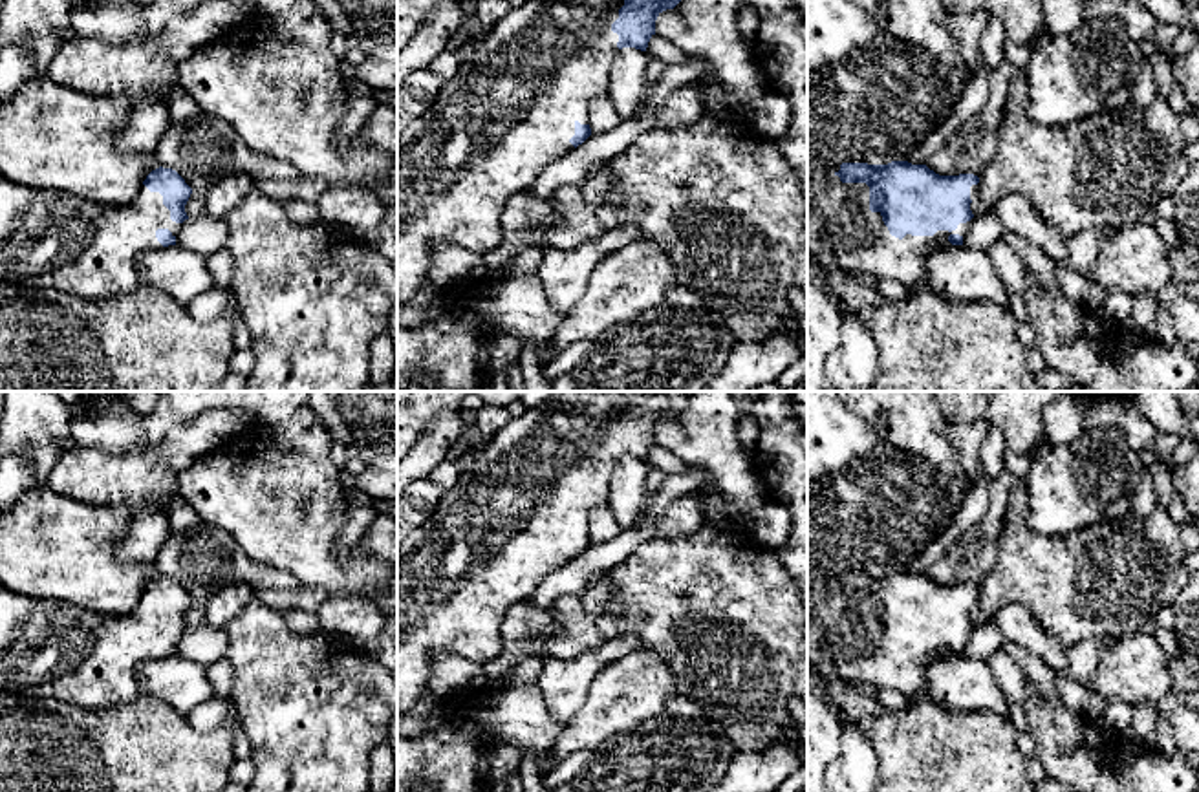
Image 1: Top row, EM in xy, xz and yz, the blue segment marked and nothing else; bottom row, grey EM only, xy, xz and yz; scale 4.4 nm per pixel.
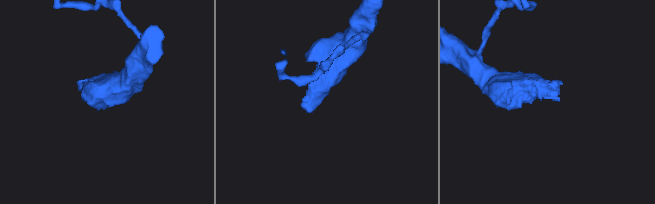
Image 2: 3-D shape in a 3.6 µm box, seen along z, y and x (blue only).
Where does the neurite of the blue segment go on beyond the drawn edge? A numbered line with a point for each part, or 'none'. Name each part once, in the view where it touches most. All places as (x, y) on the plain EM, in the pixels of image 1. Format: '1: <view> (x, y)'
1: yz (842, 641)

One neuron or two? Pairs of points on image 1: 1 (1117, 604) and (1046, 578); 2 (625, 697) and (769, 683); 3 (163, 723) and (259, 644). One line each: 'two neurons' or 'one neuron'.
1: one neuron
2: two neurons
3: two neurons

